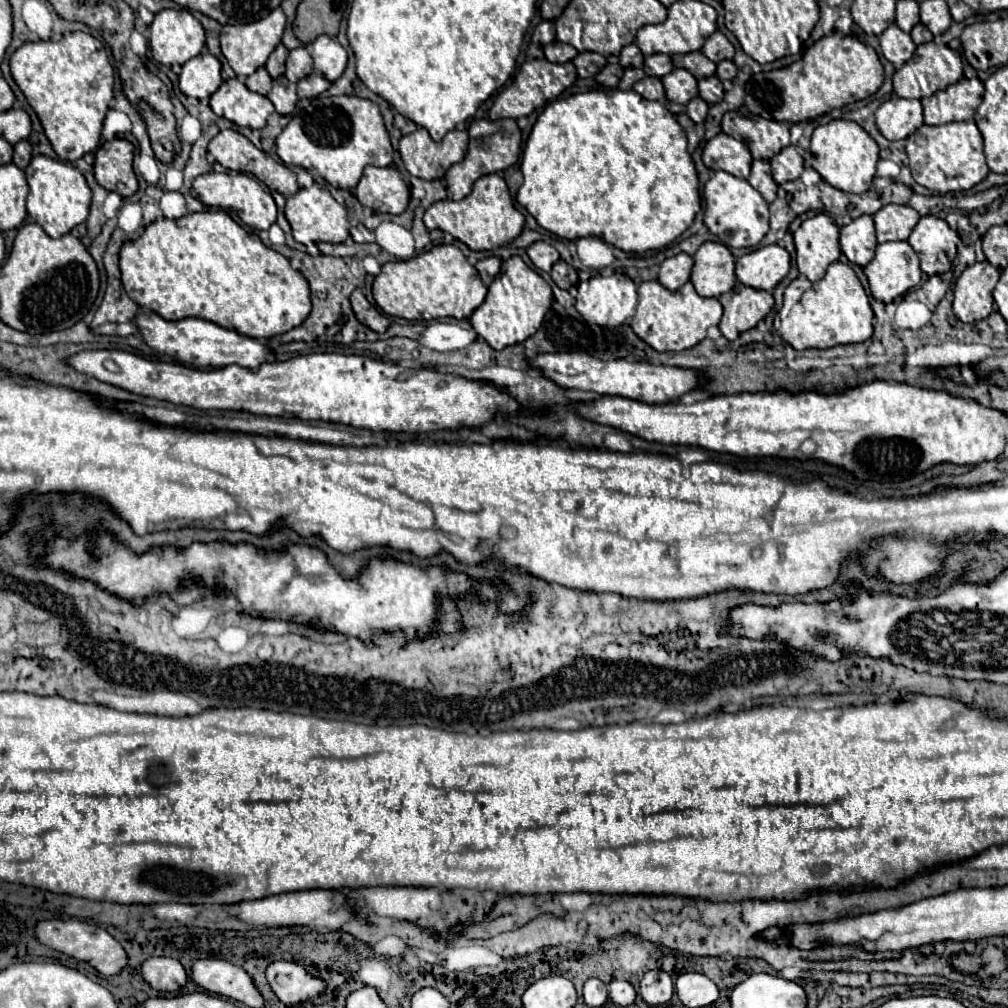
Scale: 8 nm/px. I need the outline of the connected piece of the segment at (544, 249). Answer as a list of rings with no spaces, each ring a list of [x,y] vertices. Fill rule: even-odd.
[[[533,242],[533,244],[527,248],[527,254],[529,254],[531,262],[533,262],[539,270],[545,270],[545,272],[549,272],[551,266],[559,260],[559,252],[557,252],[553,246],[545,244],[545,242]]]

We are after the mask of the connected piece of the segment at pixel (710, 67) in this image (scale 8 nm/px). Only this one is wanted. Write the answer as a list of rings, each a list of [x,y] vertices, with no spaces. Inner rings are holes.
[[[689,52],[689,54],[675,54],[671,56],[675,68],[685,68],[689,70],[697,80],[713,76],[715,74],[715,62],[711,62],[707,56],[703,56],[701,52]]]

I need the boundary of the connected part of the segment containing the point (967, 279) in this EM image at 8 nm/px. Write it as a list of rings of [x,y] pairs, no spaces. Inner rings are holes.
[[[975,262],[955,282],[953,312],[961,322],[979,322],[995,310],[993,288],[1001,273],[989,262]]]

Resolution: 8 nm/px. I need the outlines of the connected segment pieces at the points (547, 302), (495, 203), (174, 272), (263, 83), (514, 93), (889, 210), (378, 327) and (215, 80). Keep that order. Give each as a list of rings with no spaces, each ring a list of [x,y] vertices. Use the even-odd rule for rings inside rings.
[[[511,256],[501,264],[501,272],[495,276],[495,280],[489,284],[487,298],[483,304],[473,312],[469,318],[473,330],[493,348],[493,350],[503,350],[507,346],[519,344],[533,336],[545,314],[549,312],[553,302],[553,292],[551,286],[533,270],[529,268],[519,256]]]
[[[487,174],[473,184],[473,190],[467,198],[459,202],[439,200],[431,204],[425,210],[423,222],[427,228],[439,228],[443,232],[449,232],[453,238],[467,244],[467,248],[479,252],[479,250],[493,250],[515,240],[525,226],[525,216],[513,206],[505,180],[499,174]]]
[[[203,210],[177,220],[159,218],[145,226],[143,234],[127,240],[119,252],[121,282],[127,296],[141,308],[157,312],[165,320],[203,318],[247,338],[271,338],[289,332],[311,312],[307,280],[289,266],[289,260],[267,248],[257,234],[239,226],[225,210]]]
[[[259,68],[257,72],[253,72],[253,76],[249,76],[245,80],[245,84],[247,84],[249,90],[253,90],[257,94],[267,94],[271,84],[273,84],[273,80],[271,80],[271,76],[269,76],[269,72],[265,68]]]
[[[527,60],[519,72],[515,74],[513,82],[497,94],[493,100],[493,106],[489,110],[489,120],[501,120],[501,118],[521,118],[531,114],[535,108],[551,102],[557,98],[565,88],[569,88],[577,78],[577,70],[571,62],[565,64],[553,64],[549,60]]]
[[[887,204],[885,208],[881,208],[879,212],[873,214],[877,240],[879,242],[907,240],[919,218],[921,218],[919,212],[909,208],[909,206]]]
[[[355,290],[351,294],[351,306],[353,306],[353,312],[355,312],[357,320],[361,324],[365,324],[367,328],[371,328],[373,332],[381,334],[381,332],[385,332],[389,328],[389,318],[385,314],[381,314],[377,308],[373,308],[367,302],[367,298],[363,296],[361,290]]]
[[[201,52],[185,62],[179,74],[181,92],[193,98],[209,98],[221,82],[221,62],[209,52]]]

